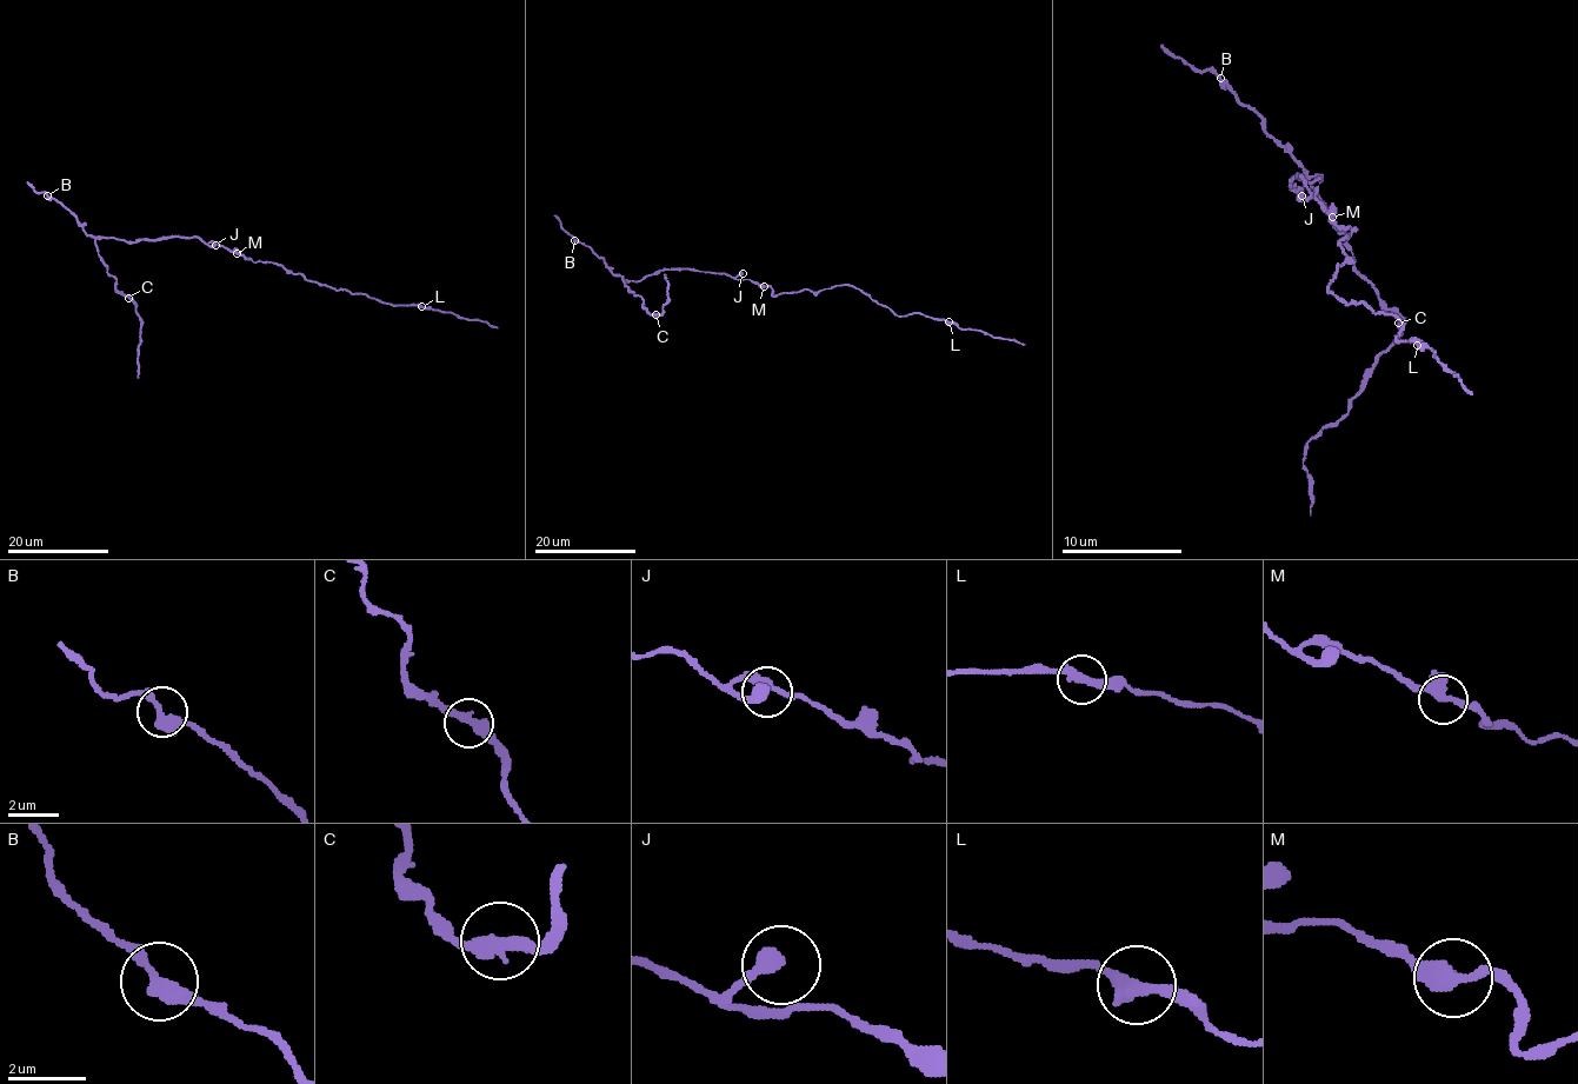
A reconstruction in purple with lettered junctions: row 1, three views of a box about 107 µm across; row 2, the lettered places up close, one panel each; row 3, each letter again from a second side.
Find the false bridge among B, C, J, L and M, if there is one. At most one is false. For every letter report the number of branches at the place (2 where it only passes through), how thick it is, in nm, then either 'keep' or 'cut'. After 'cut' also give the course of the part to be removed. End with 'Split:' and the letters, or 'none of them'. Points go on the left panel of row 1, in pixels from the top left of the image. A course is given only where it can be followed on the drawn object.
B: 2 | 360 nm | keep
C: 2 | 360 nm | keep
J: 1 | 440 nm | keep
L: 2 | 360 nm | keep
M: 2 | 440 nm | keep
Split: none of them

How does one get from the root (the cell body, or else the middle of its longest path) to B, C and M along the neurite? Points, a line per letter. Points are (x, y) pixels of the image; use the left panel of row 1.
B: (222, 246), (205, 244), (198, 237), (167, 235), (134, 243), (93, 237), (66, 208), (47, 195)
C: (222, 246), (198, 237), (134, 243), (97, 237), (98, 255), (115, 279), (115, 288), (128, 298)
M: (222, 246), (237, 253)

